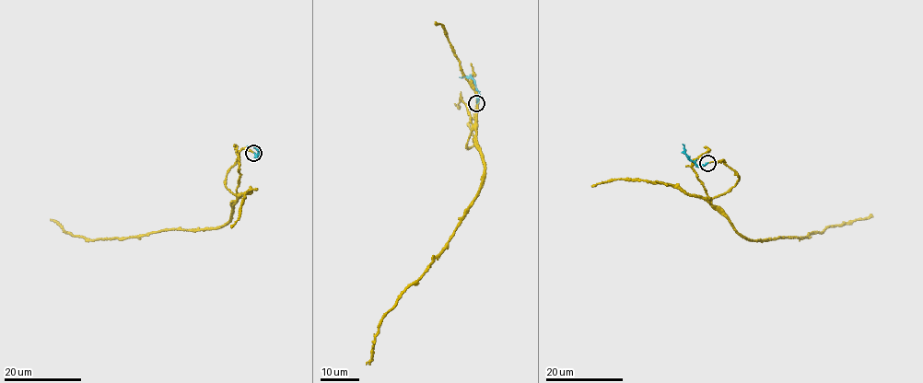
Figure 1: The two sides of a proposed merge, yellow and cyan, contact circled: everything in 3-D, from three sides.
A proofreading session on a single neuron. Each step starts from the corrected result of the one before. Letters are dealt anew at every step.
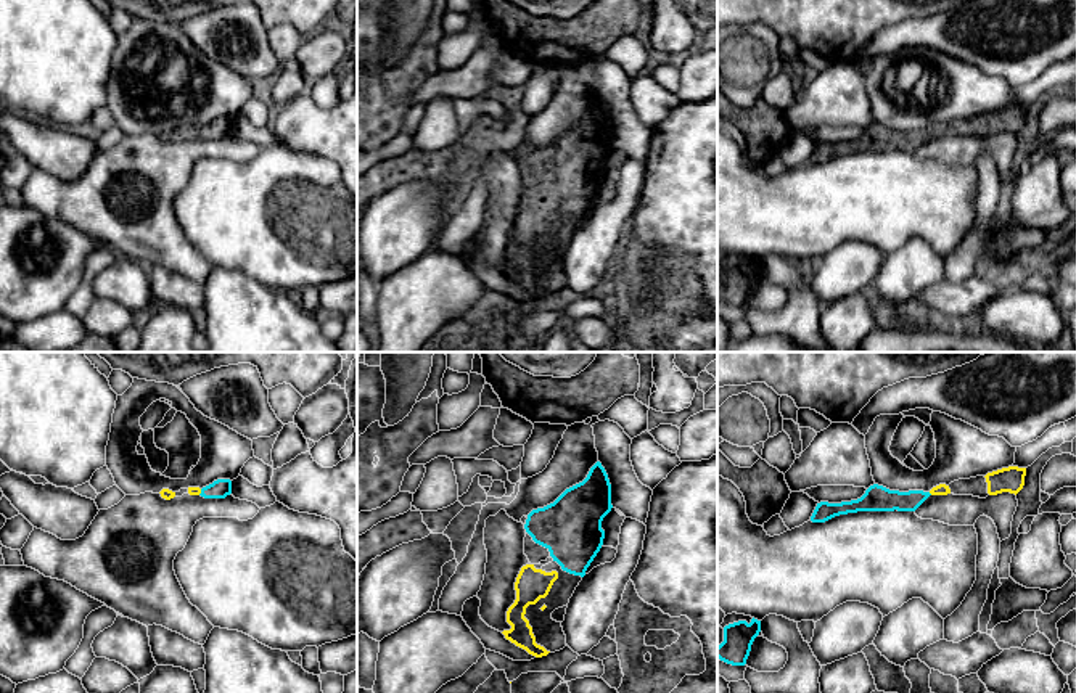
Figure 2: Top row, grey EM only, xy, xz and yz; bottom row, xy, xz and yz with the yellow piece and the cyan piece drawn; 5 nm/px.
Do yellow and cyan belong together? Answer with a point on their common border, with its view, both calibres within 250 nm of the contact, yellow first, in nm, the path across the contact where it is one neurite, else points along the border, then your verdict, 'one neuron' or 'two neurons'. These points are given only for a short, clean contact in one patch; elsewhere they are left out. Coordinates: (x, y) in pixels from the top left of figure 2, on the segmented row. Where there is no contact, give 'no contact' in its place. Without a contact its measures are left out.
contact xy (200, 492); calibres 50 and 100 nm; way xy (193, 491), (200, 492), (219, 489); one neuron

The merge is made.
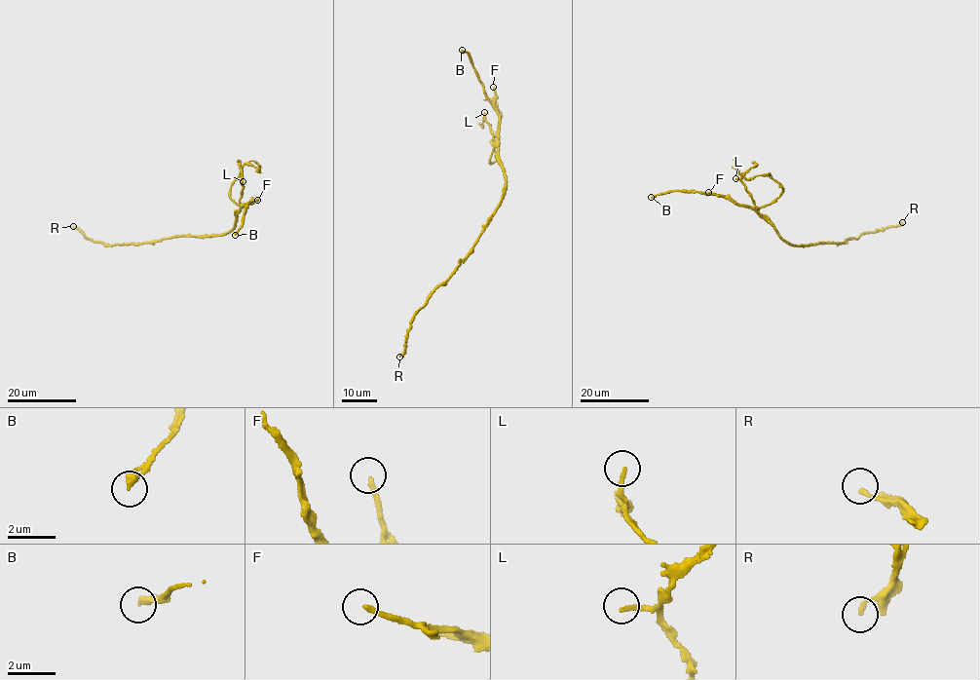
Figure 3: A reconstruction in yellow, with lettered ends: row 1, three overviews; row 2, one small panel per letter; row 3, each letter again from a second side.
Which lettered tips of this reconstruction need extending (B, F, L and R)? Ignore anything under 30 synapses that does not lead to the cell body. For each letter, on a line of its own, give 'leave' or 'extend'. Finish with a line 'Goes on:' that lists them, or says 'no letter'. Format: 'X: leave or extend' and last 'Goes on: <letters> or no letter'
B: leave
F: extend
L: leave
R: leave
Goes on: F

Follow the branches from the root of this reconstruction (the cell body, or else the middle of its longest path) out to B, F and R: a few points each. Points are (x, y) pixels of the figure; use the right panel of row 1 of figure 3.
B: (797, 246), (779, 236), (773, 225), (755, 209), (729, 199), (708, 193), (675, 191), (651, 197)
F: (797, 246), (779, 236), (773, 225), (755, 209), (708, 192)
R: (797, 246), (828, 242), (843, 243), (846, 239), (897, 226), (902, 222)

